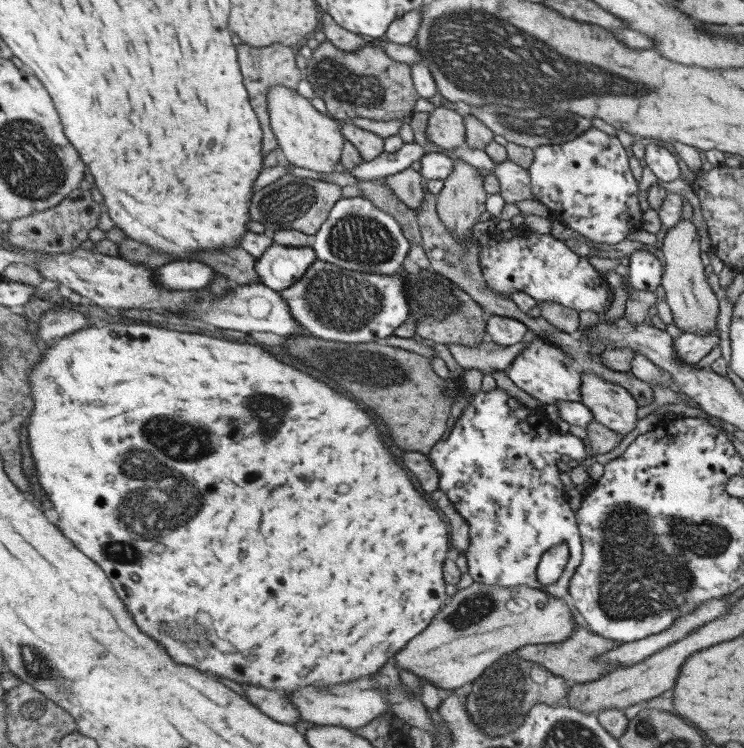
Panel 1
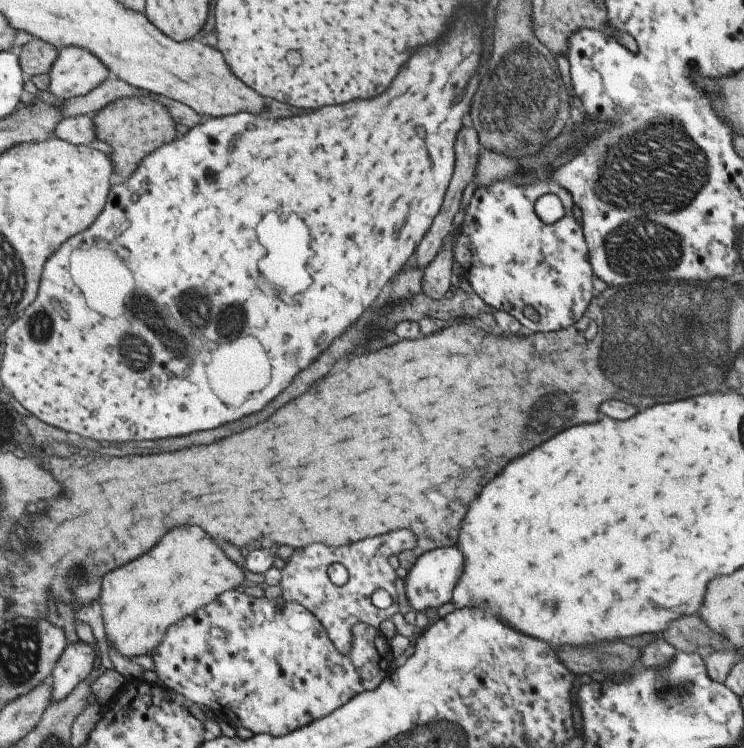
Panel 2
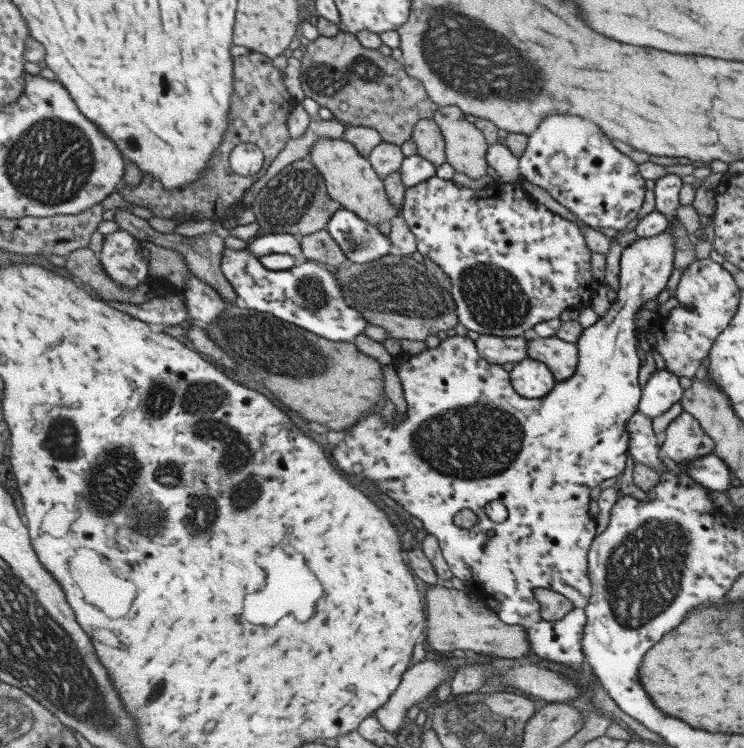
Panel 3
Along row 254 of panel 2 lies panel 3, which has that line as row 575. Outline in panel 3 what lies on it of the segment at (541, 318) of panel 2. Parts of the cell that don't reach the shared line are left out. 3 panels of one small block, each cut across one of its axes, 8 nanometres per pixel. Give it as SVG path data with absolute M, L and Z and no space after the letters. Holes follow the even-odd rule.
M667 227L667 229L663 233L660 233L655 237L638 238L631 245L628 245L627 247L623 248L620 265L620 290L616 294L616 301L610 304L610 309L606 312L604 317L598 318L597 322L593 326L584 329L582 335L580 335L580 339L578 339L578 342L575 344L579 352L576 372L574 372L574 374L570 378L567 378L565 381L557 381L557 383L554 385L554 388L552 388L552 390L548 392L546 396L535 399L534 398L528 399L524 398L523 396L520 396L515 391L515 388L512 386L512 383L509 380L509 372L506 372L506 370L504 370L502 365L490 364L486 360L484 360L484 358L482 358L479 355L479 352L475 347L475 341L464 336L456 335L450 338L444 335L441 337L440 344L435 348L428 348L416 355L410 355L407 352L403 352L402 354L400 354L399 356L400 358L396 360L396 364L392 365L394 366L397 375L399 376L403 390L403 397L407 404L405 419L402 419L401 423L398 423L396 426L394 426L392 420L389 422L388 420L382 420L382 414L380 414L378 411L372 411L371 413L368 413L363 419L358 419L355 422L355 425L352 425L350 428L348 428L348 430L345 431L346 438L338 442L338 444L335 444L334 448L332 448L331 451L332 460L335 460L336 466L340 468L341 471L347 472L350 476L358 476L358 478L368 478L368 480L372 480L372 482L375 482L376 486L378 486L378 490L380 490L380 492L382 492L382 494L386 496L386 498L390 498L390 500L392 500L392 504L393 503L400 504L403 510L407 510L411 514L411 516L415 516L416 518L418 518L418 520L420 520L420 522L422 522L423 528L427 530L429 534L433 534L438 539L443 557L445 558L445 561L448 563L452 575L456 576L456 578L460 578L460 580L463 580L465 582L465 585L469 590L467 594L474 594L474 596L476 596L479 601L481 601L490 610L493 610L498 615L498 618L500 620L503 620L506 624L519 624L520 626L522 626L522 628L525 628L527 632L527 639L529 645L531 646L531 652L534 652L534 654L536 654L539 660L552 660L552 662L558 662L558 664L567 664L568 668L572 668L572 670L580 670L582 662L585 661L582 652L581 642L582 639L584 638L584 627L586 626L587 621L586 605L589 603L590 597L592 596L591 580L588 572L587 554L590 545L592 544L592 542L594 542L594 539L596 538L596 535L600 530L597 526L596 518L594 518L589 512L589 502L592 500L592 488L596 488L596 486L598 486L599 483L601 483L603 480L608 480L608 478L614 478L614 476L619 478L620 474L624 472L624 468L626 468L626 460L628 460L629 456L629 439L626 426L628 424L628 421L630 420L630 417L638 410L638 405L642 394L642 388L640 388L640 382L638 381L638 372L642 366L641 364L642 360L640 360L640 358L638 357L638 352L636 351L636 343L638 343L638 341L641 338L641 332L636 327L635 319L637 317L638 312L644 309L646 301L657 299L660 292L662 292L662 290L666 288L666 282L670 280L671 269L673 268L674 253L675 253L675 236L671 233L670 227ZM491 500L501 500L509 512L508 517L502 523L496 523L492 521L486 515L486 513L484 513L484 506L486 506L486 504L488 504L488 502L490 502ZM464 508L469 508L470 510L474 511L478 516L477 525L474 525L474 527L471 527L470 529L464 529L454 525L454 516L456 516L456 514L458 514L460 510L464 510ZM536 588L547 588L548 590L553 590L554 592L563 594L568 598L568 600L572 602L574 608L563 619L559 621L544 620L541 617L539 602L538 600L536 600L534 594L534 590L536 590Z

